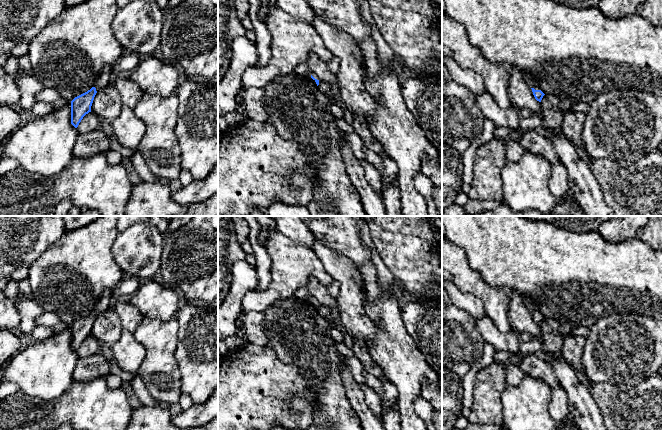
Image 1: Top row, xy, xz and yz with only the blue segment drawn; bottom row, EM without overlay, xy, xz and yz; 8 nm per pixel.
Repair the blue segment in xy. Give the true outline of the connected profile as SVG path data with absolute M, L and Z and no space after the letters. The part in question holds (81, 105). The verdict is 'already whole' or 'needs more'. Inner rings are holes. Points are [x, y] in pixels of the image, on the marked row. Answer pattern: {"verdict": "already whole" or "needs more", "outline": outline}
{"verdict": "needs more", "outline": "M105 67L97 77L94 86L71 101L71 124L77 128L83 117L91 112L91 106L98 90L111 83L111 67Z"}

